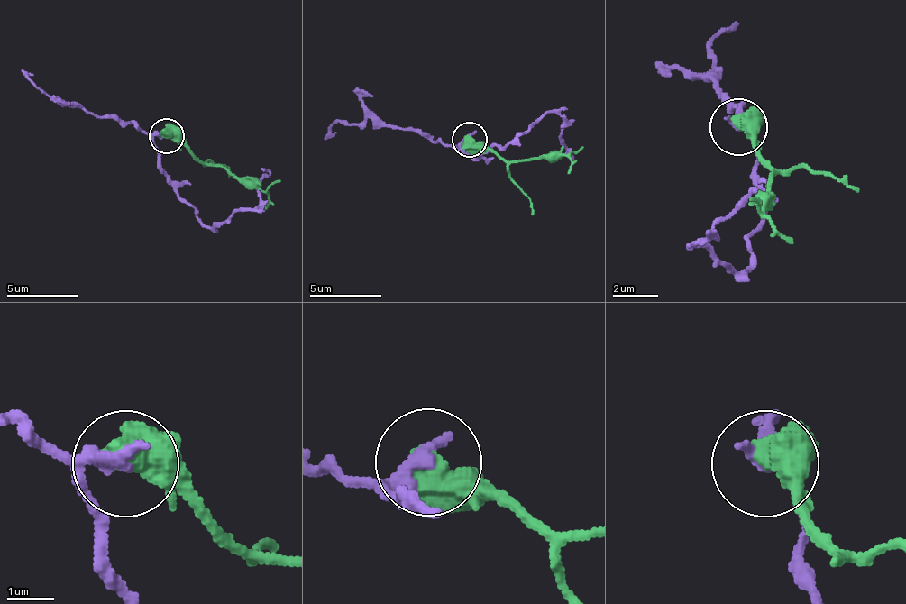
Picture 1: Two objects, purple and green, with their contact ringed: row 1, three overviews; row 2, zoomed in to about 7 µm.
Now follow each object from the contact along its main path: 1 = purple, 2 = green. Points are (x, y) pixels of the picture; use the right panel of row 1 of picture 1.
1: (736, 128), (754, 140), (754, 185), (765, 208), (743, 270), (697, 242), (771, 179)
2: (736, 128), (743, 128), (771, 168), (765, 219), (794, 242)

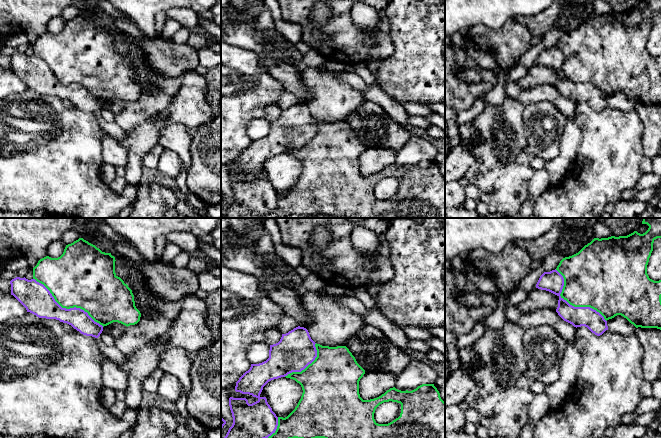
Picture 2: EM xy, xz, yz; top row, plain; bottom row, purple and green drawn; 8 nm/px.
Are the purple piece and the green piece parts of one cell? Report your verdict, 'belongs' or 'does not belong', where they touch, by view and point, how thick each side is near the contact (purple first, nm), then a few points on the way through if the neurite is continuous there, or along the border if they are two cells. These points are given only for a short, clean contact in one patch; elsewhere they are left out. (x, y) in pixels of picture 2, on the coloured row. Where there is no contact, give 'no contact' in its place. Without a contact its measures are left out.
does not belong; meets purple in xy at (67, 309); 240 nm thick on the purple side, 440 nm on the other

